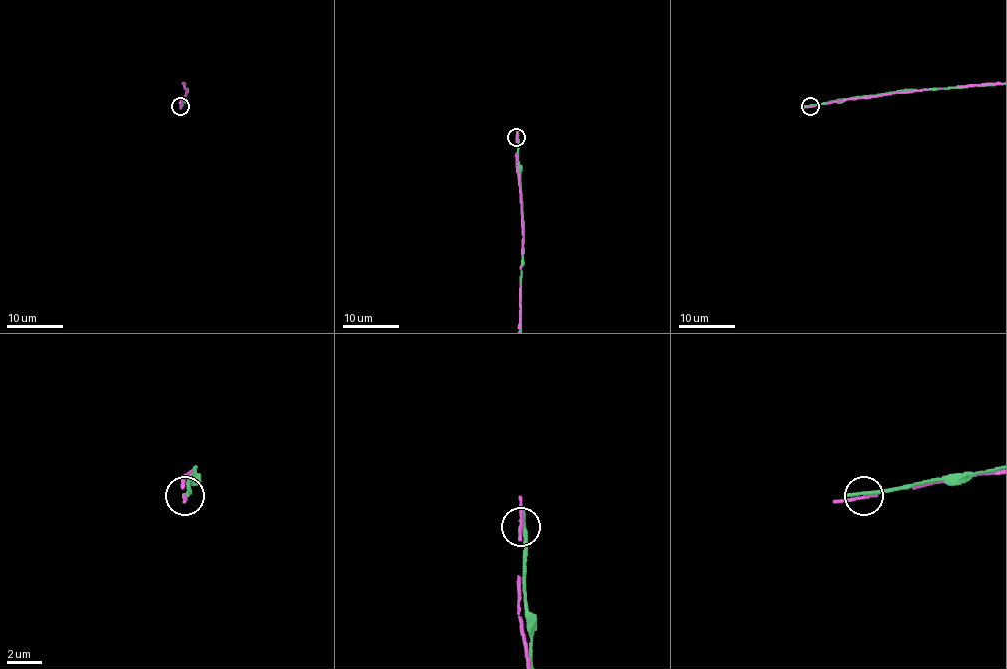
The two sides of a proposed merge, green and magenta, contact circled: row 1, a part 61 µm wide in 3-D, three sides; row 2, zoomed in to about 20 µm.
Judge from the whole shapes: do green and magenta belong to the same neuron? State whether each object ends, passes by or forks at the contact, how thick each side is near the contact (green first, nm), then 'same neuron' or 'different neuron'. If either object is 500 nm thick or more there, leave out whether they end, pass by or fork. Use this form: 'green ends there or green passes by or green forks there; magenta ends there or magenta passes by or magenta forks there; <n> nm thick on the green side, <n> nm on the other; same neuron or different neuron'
green ends there; magenta ends there; 240 nm thick on the green side, 220 nm on the other; different neuron

